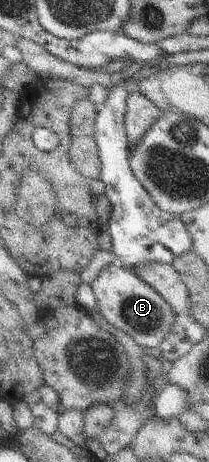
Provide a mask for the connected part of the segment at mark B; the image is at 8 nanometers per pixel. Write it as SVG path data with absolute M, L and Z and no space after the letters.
M120 263L109 265L94 284L102 315L118 329L131 335L143 348L162 348L169 338L178 314L174 308L133 270Z

